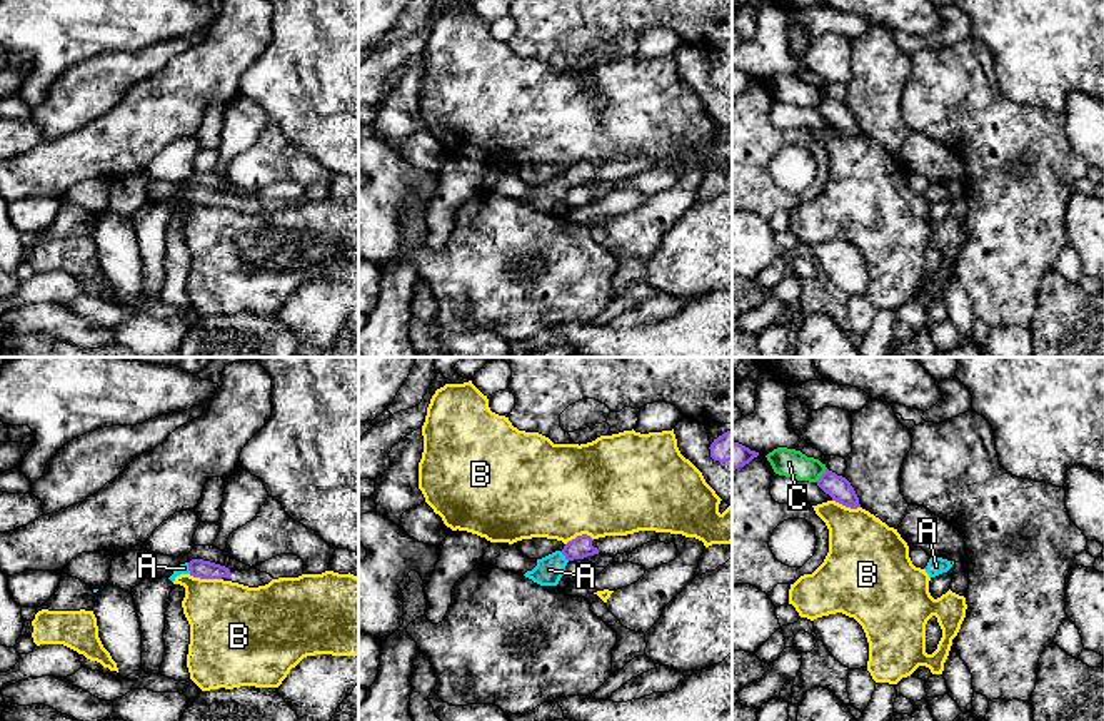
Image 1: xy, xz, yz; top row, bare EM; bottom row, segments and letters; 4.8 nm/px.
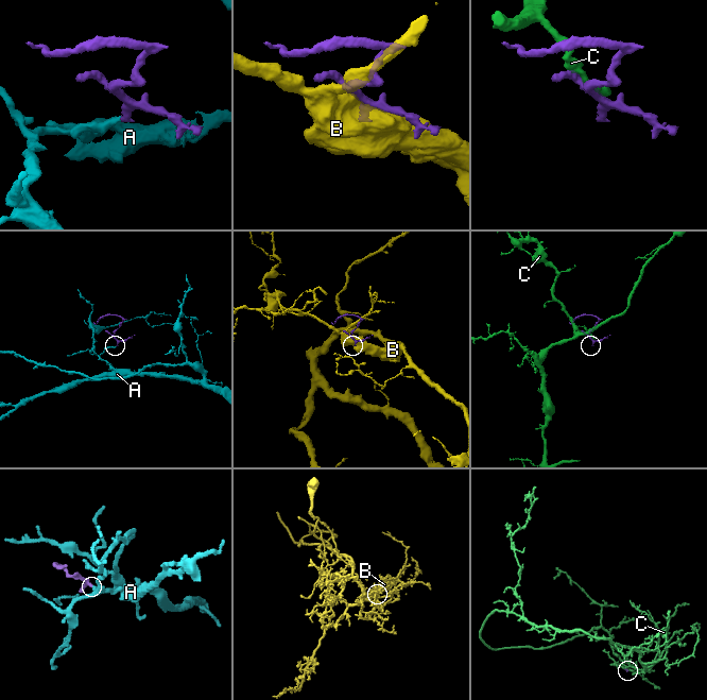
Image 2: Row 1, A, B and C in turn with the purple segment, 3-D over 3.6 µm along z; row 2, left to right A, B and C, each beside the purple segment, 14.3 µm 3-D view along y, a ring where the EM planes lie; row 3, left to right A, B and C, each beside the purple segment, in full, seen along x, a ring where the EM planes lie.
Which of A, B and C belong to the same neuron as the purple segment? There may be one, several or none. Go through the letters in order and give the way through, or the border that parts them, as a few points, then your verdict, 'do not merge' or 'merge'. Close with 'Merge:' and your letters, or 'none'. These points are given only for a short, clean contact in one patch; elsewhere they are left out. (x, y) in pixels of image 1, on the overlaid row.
A: way xy (199, 568), (189, 568), (184, 568); merge
B: do not merge
C: do not merge
Merge: A

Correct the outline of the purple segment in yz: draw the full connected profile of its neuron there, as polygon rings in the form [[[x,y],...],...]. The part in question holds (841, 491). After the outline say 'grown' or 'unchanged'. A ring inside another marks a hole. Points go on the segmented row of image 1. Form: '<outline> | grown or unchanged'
[[[825,469],[825,472],[817,481],[817,486],[825,494],[829,494],[832,497],[832,501],[836,501],[846,507],[851,507],[851,509],[861,507],[859,497],[846,477],[837,476],[836,472]]] | unchanged

